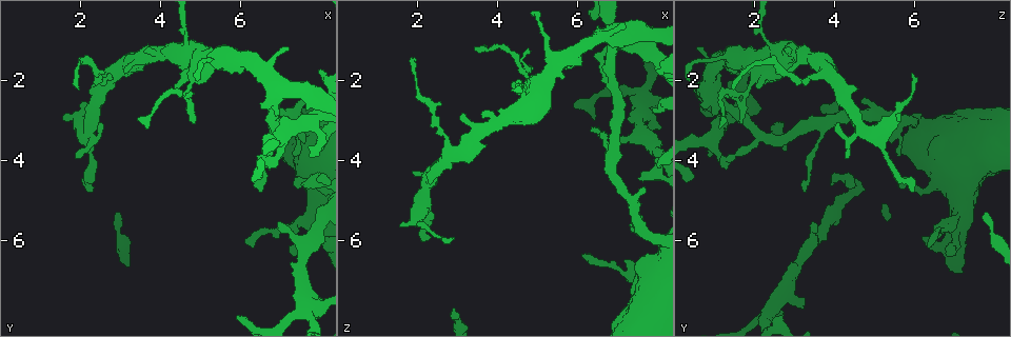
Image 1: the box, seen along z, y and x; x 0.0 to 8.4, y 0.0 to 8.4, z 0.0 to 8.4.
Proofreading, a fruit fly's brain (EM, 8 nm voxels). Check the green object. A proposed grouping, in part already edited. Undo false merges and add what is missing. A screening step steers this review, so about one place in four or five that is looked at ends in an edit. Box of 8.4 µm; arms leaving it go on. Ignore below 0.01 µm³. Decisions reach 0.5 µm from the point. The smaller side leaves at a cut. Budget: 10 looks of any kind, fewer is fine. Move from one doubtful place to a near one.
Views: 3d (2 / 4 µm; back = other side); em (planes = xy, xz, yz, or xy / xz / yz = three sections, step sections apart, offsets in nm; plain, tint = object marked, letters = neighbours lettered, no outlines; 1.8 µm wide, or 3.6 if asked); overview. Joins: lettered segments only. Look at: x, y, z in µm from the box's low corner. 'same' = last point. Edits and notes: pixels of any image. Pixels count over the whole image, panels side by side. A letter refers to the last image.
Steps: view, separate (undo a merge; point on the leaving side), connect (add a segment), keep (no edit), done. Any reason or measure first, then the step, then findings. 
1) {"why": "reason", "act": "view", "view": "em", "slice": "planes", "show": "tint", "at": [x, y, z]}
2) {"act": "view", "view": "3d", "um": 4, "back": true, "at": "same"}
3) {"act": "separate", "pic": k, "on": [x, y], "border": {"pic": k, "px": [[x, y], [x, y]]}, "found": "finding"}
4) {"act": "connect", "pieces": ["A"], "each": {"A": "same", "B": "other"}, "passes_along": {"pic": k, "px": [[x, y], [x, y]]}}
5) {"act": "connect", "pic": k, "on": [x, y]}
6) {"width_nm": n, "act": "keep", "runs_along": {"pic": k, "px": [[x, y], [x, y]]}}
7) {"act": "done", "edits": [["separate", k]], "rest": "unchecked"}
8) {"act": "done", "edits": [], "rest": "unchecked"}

{"act": "view", "view": "3d", "um": 4, "back": true, "at": [6.30, 6.15, 6.30]}

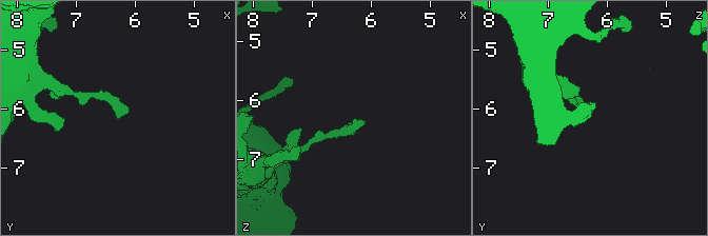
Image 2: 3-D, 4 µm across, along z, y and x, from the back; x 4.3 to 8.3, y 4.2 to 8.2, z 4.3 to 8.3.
{"act": "view", "view": "em", "slice": "xz", "step": 16, "show": "letters", "at": [6.35, 6.15, 6.40]}

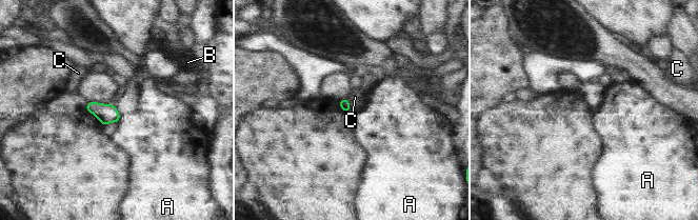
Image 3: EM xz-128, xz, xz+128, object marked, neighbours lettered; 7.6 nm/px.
{"act": "view", "view": "em", "slice": "planes", "show": "letters", "at": "same"}

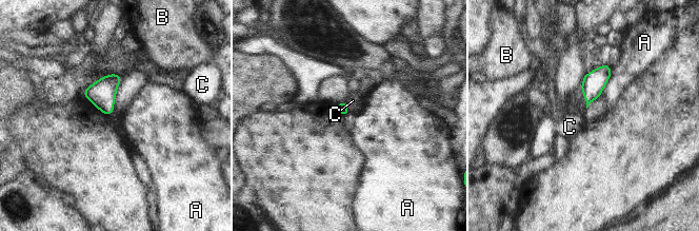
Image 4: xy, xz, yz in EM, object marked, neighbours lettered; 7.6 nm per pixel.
{"act": "keep", "each": {"A": "other", "B": "other", "C": "other"}, "border": {"pic": 4, "px": [[343, 101], [348, 110]]}, "found": "no lettered segment goes on from it"}

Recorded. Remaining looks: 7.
{"why": "free end", "act": "view", "view": "em", "slice": "xy", "step": 8, "show": "letters", "at": [7.55, 2.45, 4.75]}

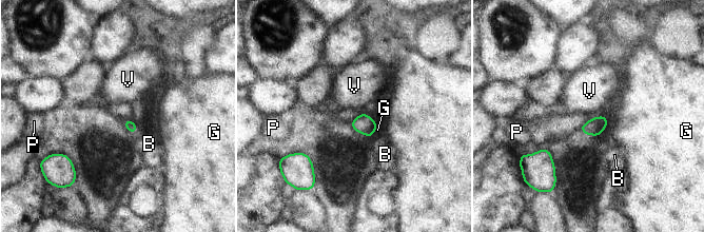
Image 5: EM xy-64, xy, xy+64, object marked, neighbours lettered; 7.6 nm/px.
{"longest_contact_nm": ["G", 170], "act": "keep", "each": {"B": "other", "G": "other", "P": "other", "V": "other"}, "found": "no lettered segment goes on from it"}

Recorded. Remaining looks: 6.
{"why": "a fork", "act": "view", "view": "em", "slice": "xz", "step": 8, "show": "letters", "at": [6.55, 1.90, 0.85]}

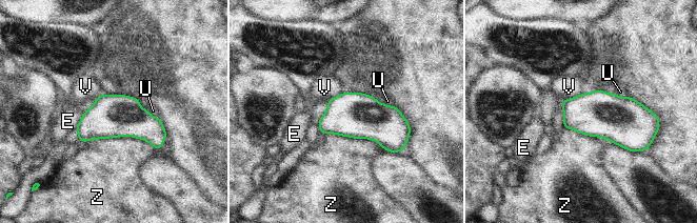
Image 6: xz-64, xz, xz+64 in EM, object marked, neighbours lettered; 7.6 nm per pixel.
{"width_nm": 340, "act": "keep", "each": {"E": "other", "U": "other", "V": "other", "Z": "other"}, "border": {"pic": 6, "px": [[580, 93], [562, 101]]}, "found": "all the same neuron"}

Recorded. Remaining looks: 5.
{"why": "free end", "act": "view", "view": "3d", "um": 2, "at": [5.90, 7.90, 2.65]}

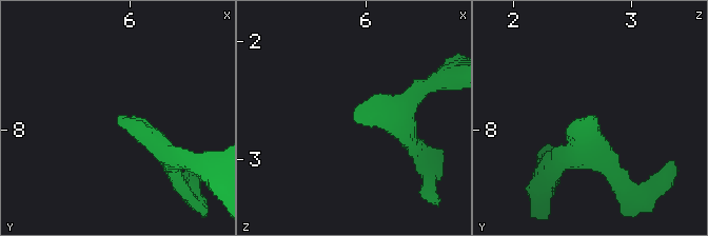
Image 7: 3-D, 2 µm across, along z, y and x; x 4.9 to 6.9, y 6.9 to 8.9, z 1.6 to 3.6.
{"why": "shape alone is not enough", "act": "view", "view": "em", "slice": "xz", "step": 16, "show": "plain", "at": [5.88, 7.88, 2.62]}

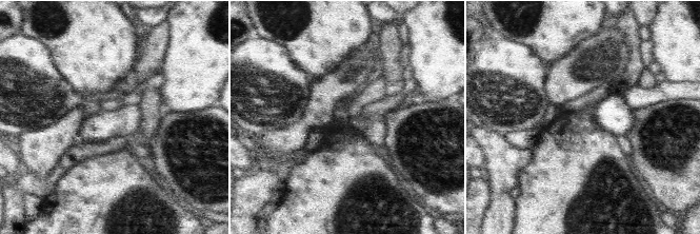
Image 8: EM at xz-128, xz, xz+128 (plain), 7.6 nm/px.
{"why": "what lies round it", "act": "view", "view": "em", "slice": "xz", "step": 16, "show": "letters", "at": "same"}

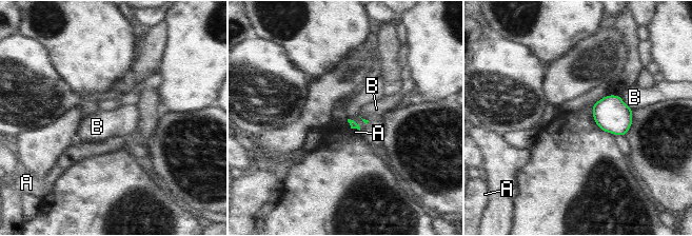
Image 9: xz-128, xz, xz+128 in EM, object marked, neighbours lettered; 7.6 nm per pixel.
{"act": "keep", "each": {"A": "other", "B": "other"}, "found": "none of them fits"}

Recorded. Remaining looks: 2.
{"act": "done", "edits": [], "rest": "unchecked"}

